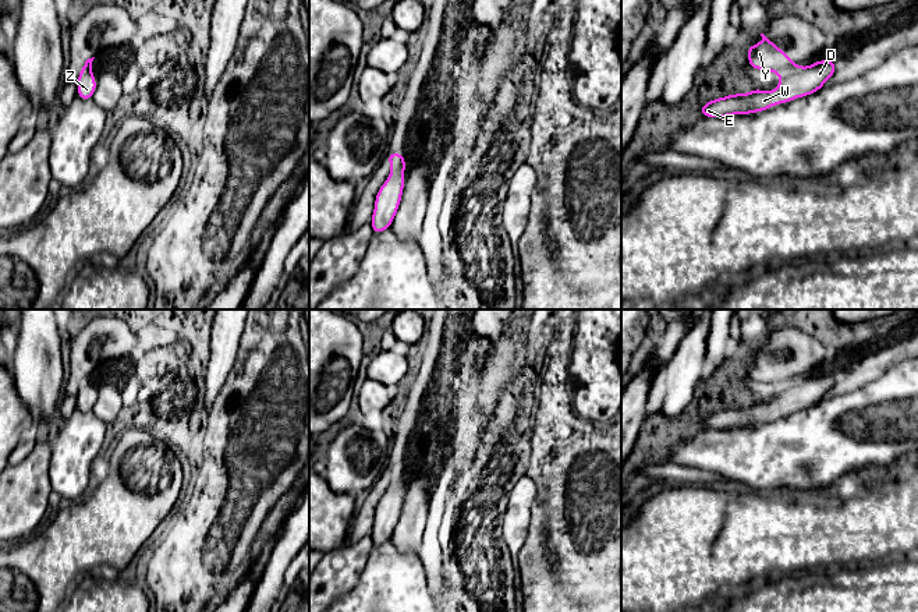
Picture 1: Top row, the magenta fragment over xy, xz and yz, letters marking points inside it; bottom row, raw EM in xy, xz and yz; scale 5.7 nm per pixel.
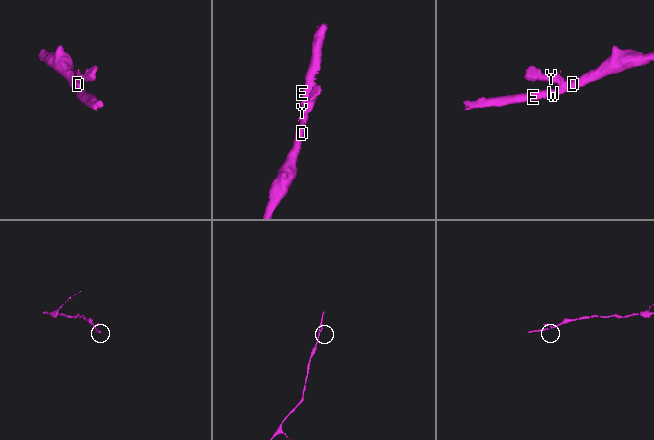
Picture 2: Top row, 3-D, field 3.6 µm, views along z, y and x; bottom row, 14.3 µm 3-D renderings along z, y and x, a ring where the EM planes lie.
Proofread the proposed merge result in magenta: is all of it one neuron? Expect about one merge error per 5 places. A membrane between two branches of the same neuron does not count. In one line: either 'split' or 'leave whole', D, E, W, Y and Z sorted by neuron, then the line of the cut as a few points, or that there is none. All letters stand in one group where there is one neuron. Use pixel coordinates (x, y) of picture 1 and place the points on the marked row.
split; D E W Z / Y; cut in yz along (803, 67), (782, 78)

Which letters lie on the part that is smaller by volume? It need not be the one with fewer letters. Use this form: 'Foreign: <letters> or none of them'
Foreign: Y

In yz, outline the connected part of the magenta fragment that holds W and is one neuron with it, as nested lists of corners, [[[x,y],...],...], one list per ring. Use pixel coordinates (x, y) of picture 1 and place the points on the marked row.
[[[819,60],[811,67],[802,67],[791,75],[781,78],[772,92],[752,89],[745,95],[733,93],[709,100],[701,106],[703,117],[729,117],[765,112],[773,105],[787,103],[797,98],[812,95],[836,72],[834,60]]]

